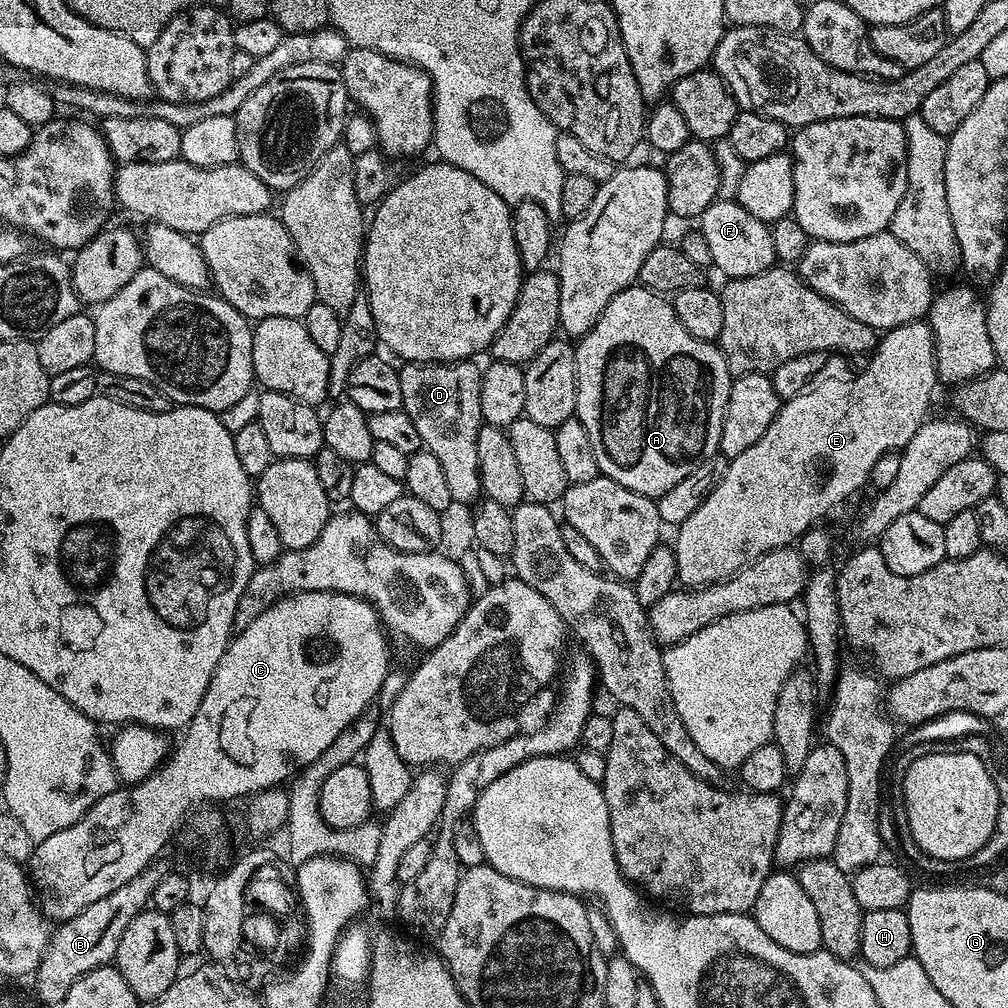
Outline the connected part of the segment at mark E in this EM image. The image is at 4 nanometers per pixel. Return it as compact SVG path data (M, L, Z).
M915 320L906 322L897 328L887 329L883 333L882 342L877 343L871 353L870 359L872 361L865 366L864 372L858 373L853 380L828 380L825 384L817 383L801 392L793 400L783 401L780 413L774 418L774 422L770 422L770 426L766 426L766 434L762 434L762 438L758 438L758 442L754 442L754 446L750 446L750 450L742 450L742 454L728 460L728 469L722 474L718 486L714 486L714 490L705 498L702 506L698 506L698 510L694 510L694 514L690 514L690 518L686 518L686 522L678 525L677 532L680 533L676 536L676 544L674 543L677 560L676 579L685 589L704 588L707 584L717 584L720 580L728 580L750 562L762 558L762 554L775 548L795 545L804 532L821 523L820 519L827 512L834 511L843 500L850 499L863 484L869 483L872 467L884 454L902 450L908 445L910 438L914 438L914 434L918 434L918 430L924 425L925 420L929 419L928 403L932 400L932 391L935 390L936 384L938 385L935 338L932 335L930 324L924 320Z

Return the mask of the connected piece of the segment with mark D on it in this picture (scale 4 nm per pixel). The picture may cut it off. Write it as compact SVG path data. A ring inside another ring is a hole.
M471 359L451 362L408 362L399 369L403 412L414 424L423 447L442 465L457 505L481 499L478 430L484 427L480 397L481 365Z

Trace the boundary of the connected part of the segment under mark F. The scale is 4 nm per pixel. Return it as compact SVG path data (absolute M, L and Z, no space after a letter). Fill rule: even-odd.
M720 198L712 203L699 217L698 230L709 243L713 267L717 267L729 279L752 277L768 272L777 261L769 225L754 218L752 214L747 214L733 199Z

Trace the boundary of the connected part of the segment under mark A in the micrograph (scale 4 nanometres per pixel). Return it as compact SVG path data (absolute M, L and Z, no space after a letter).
M629 290L619 292L602 310L602 318L589 332L579 337L576 348L576 377L578 378L578 402L576 403L575 419L586 426L586 434L590 434L590 446L594 446L594 458L598 458L598 466L603 475L611 477L614 482L626 486L646 496L659 497L660 493L670 490L674 482L682 482L686 474L694 466L698 466L708 455L717 451L722 438L722 422L724 421L724 403L730 398L733 377L724 366L723 355L718 354L715 347L707 340L693 340L689 332L685 332L681 324L676 323L676 312L670 307L669 301L662 298L661 293L647 290Z

